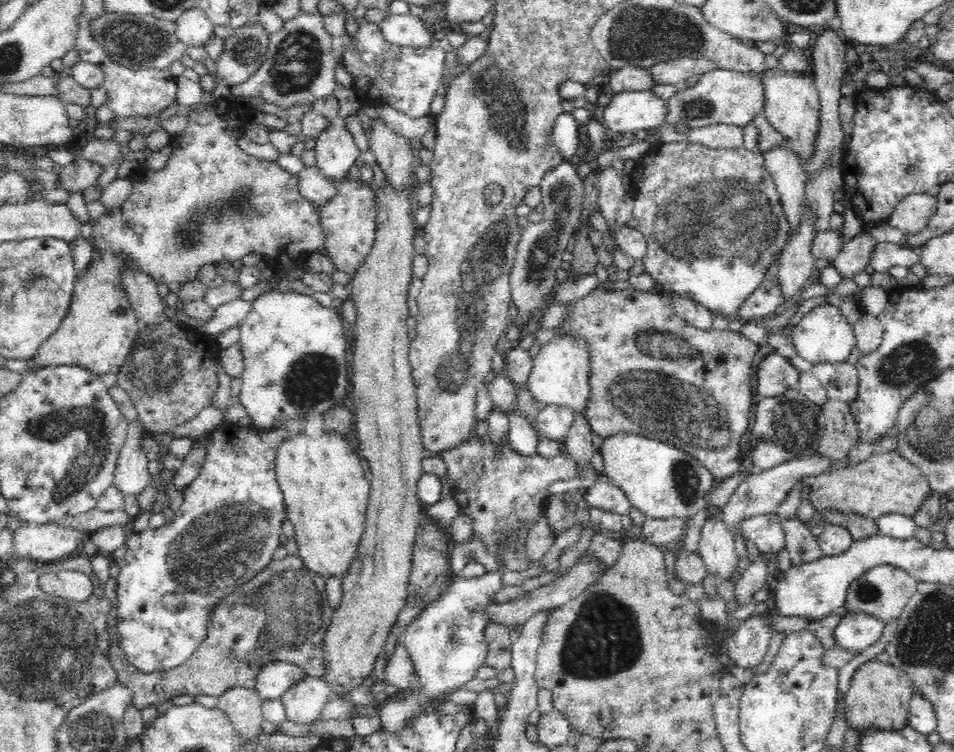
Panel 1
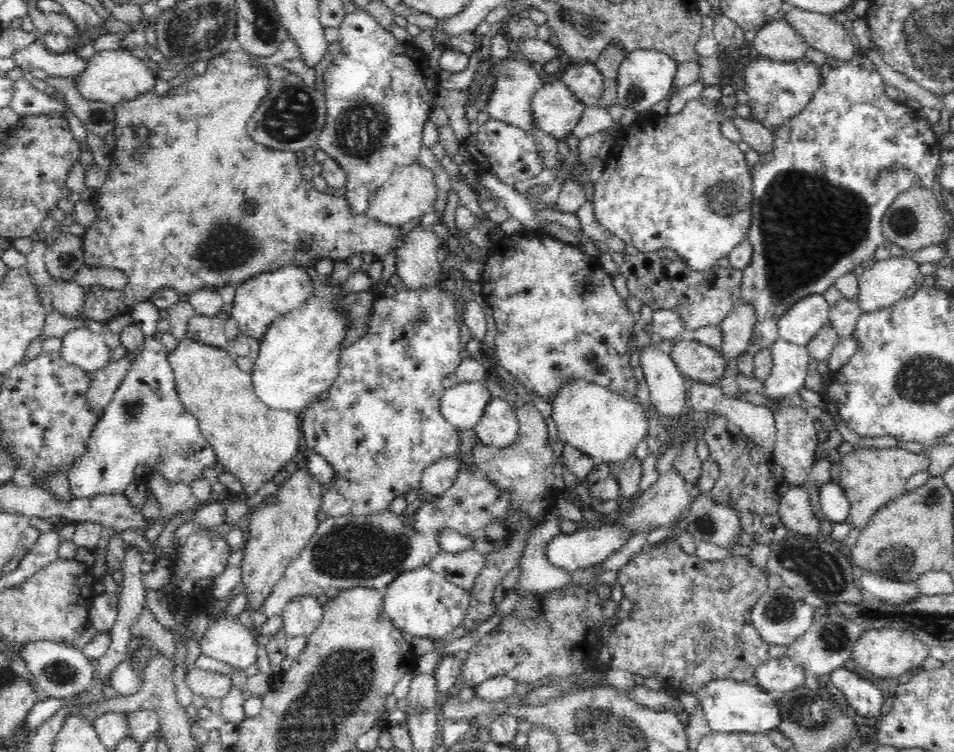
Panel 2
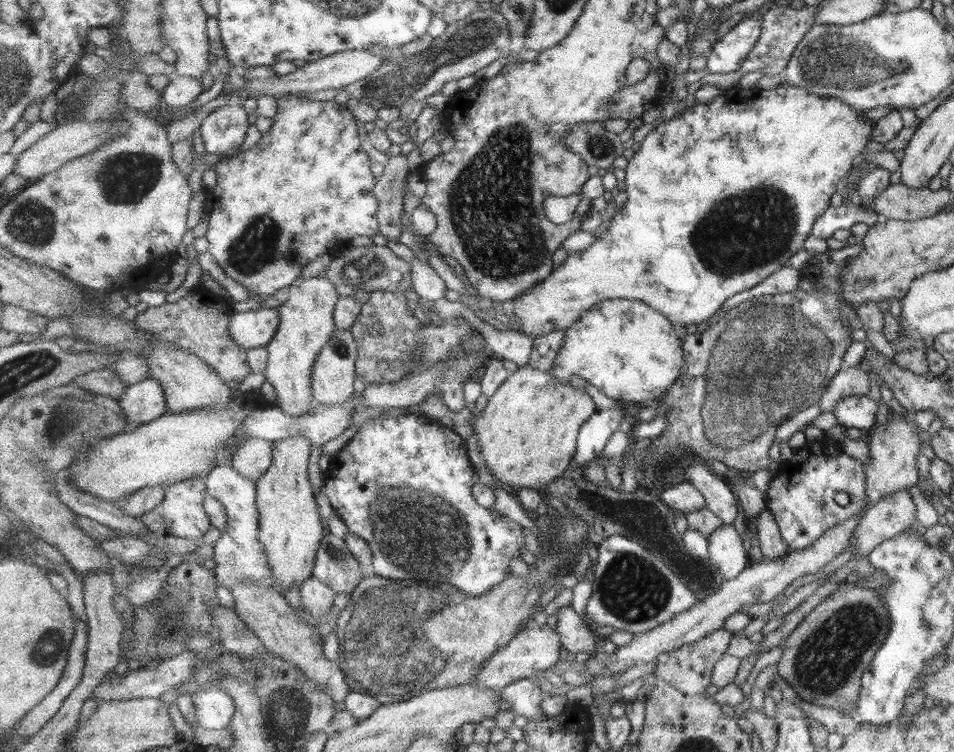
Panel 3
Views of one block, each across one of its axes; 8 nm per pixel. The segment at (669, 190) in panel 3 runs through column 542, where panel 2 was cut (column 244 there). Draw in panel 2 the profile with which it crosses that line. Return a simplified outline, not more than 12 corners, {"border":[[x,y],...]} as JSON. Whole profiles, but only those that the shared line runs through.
{"border":[[286,266],[236,289],[241,334],[264,340],[276,318],[314,294],[304,268]]}

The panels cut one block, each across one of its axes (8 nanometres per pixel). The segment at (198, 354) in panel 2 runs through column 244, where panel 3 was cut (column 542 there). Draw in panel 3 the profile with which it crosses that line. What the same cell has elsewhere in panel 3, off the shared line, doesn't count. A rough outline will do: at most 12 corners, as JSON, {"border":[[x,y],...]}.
{"border":[[519,367],[479,405],[493,476],[544,495],[597,406]]}

